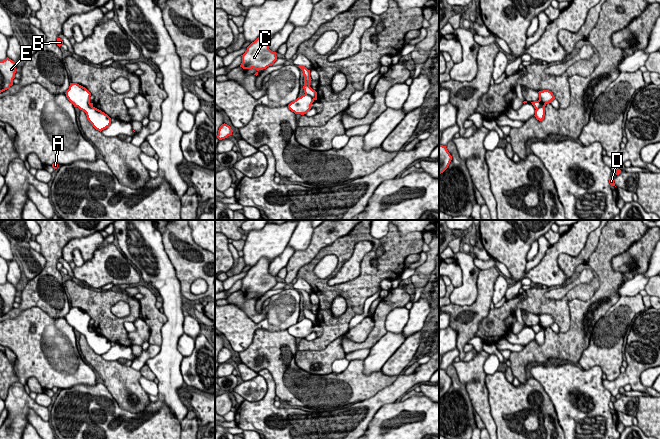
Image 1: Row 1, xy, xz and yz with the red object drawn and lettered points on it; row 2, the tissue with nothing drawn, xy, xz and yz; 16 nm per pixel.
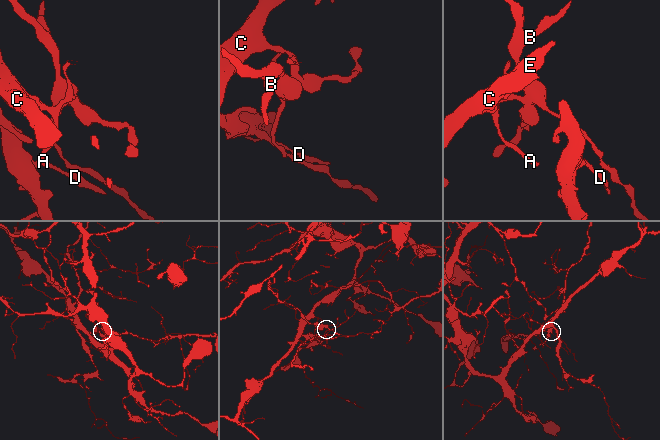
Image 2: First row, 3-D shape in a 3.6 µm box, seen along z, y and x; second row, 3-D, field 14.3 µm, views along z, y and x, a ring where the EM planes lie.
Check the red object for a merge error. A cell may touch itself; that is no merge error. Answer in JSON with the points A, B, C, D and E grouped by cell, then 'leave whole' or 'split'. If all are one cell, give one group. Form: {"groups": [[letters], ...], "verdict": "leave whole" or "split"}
{"groups": [["A", "C", "D", "E"], ["B"]], "verdict": "split"}

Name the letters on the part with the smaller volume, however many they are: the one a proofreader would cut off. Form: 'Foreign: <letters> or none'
Foreign: B

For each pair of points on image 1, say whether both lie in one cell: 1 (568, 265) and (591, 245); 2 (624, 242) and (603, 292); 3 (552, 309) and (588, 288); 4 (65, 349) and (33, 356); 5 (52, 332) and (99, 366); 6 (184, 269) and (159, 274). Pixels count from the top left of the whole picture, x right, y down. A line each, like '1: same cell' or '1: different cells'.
1: same cell
2: same cell
3: same cell
4: same cell
5: different cells
6: different cells

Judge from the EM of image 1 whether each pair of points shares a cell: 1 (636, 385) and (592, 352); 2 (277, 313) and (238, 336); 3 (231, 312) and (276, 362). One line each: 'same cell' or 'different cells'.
1: different cells
2: same cell
3: different cells

